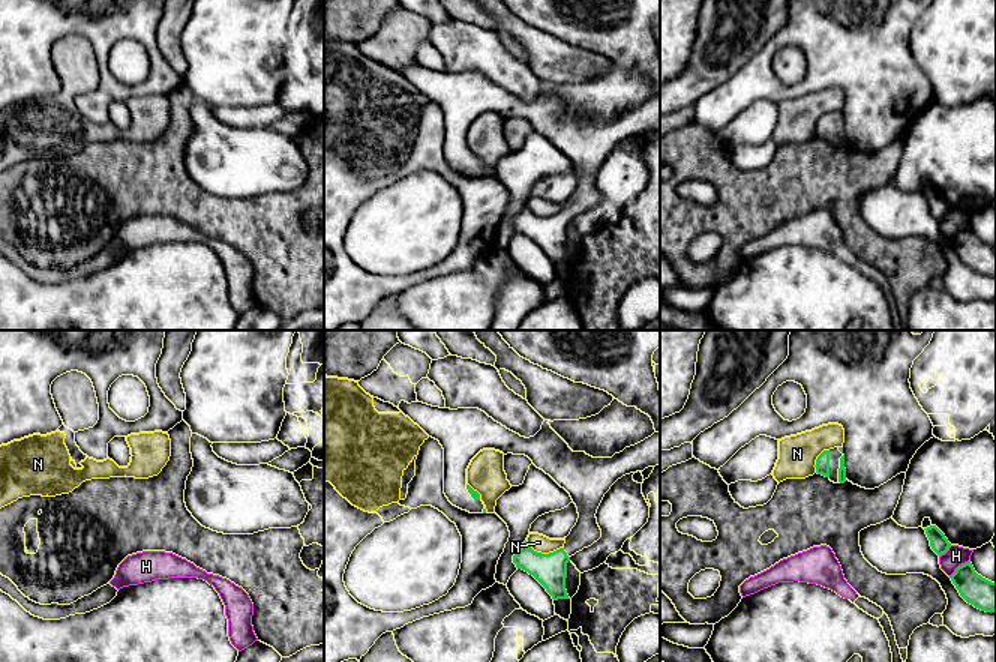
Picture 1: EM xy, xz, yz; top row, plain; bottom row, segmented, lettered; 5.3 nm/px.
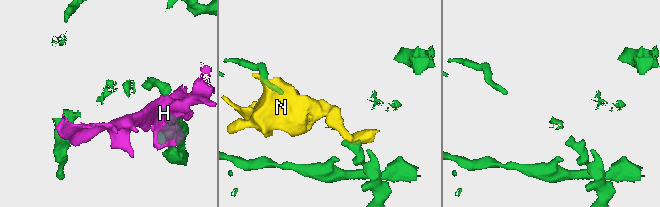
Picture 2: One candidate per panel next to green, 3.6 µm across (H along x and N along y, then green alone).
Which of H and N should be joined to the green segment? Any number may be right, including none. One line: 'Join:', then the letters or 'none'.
Join: none

